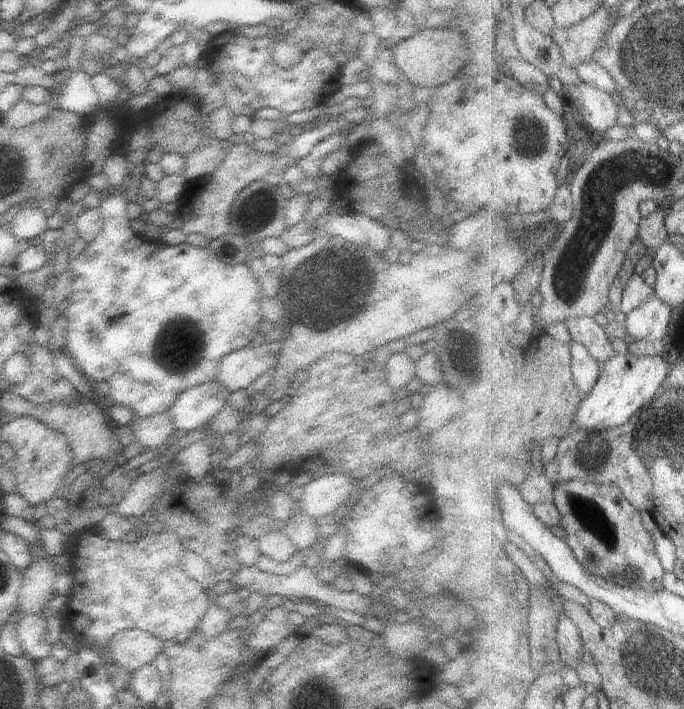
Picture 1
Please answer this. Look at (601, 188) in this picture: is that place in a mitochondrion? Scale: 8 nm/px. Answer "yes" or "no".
yes

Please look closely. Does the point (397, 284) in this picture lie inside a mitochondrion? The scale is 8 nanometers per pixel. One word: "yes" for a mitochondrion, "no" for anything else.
no

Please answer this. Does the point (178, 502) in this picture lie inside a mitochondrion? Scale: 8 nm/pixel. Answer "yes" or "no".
no

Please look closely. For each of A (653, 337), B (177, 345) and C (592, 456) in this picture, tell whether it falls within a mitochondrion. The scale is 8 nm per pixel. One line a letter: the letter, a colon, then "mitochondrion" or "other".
A: other
B: mitochondrion
C: mitochondrion

